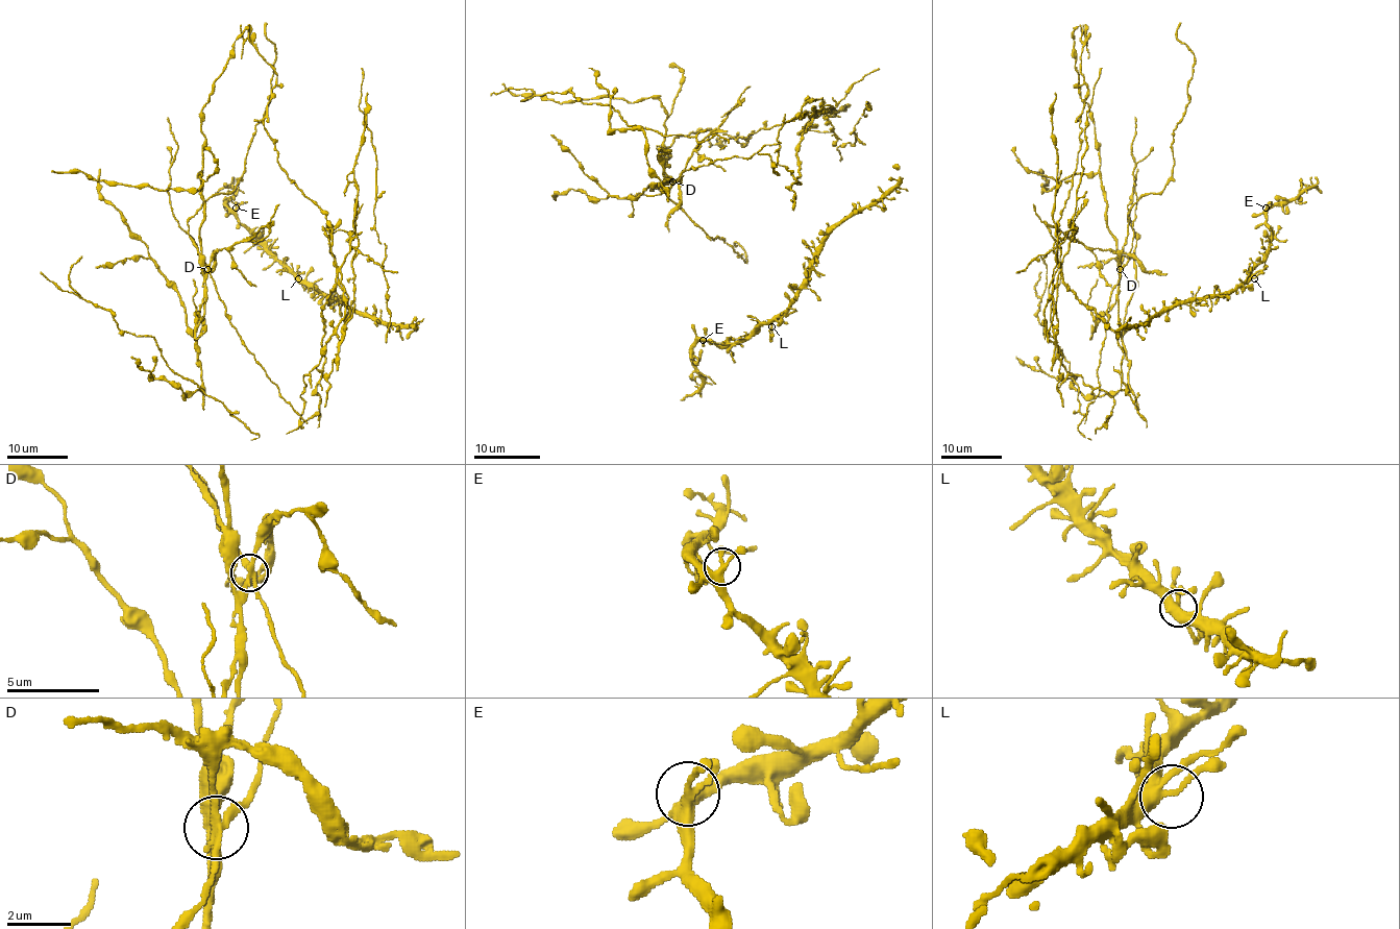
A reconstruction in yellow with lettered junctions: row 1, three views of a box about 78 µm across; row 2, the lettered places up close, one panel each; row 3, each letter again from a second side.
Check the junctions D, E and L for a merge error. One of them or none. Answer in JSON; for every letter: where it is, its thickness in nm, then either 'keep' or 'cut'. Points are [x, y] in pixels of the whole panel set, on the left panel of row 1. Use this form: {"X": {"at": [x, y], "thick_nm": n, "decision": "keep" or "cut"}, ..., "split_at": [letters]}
{"D": {"at": [207, 269], "thick_nm": 260, "decision": "cut"}, "E": {"at": [236, 208], "thick_nm": 360, "decision": "keep"}, "L": {"at": [298, 278], "thick_nm": 320, "decision": "keep"}, "split_at": ["D"]}

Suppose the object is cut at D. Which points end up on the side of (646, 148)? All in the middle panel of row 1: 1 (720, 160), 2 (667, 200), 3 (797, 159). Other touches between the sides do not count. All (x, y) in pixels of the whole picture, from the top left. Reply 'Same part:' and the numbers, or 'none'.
Same part: 2, 3

